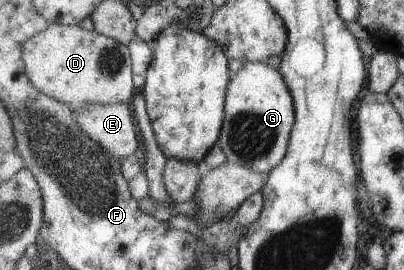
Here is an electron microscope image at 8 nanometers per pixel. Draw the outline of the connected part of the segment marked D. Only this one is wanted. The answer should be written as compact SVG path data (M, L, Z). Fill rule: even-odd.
M50 24L46 31L25 43L23 58L31 82L74 111L86 104L131 102L138 91L134 85L130 48L96 29L88 31L80 26Z

